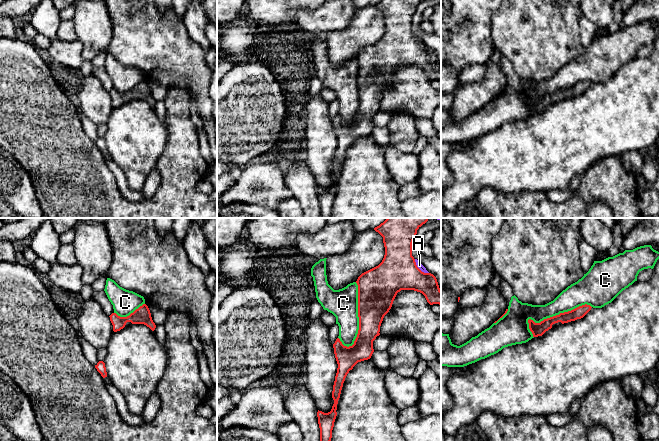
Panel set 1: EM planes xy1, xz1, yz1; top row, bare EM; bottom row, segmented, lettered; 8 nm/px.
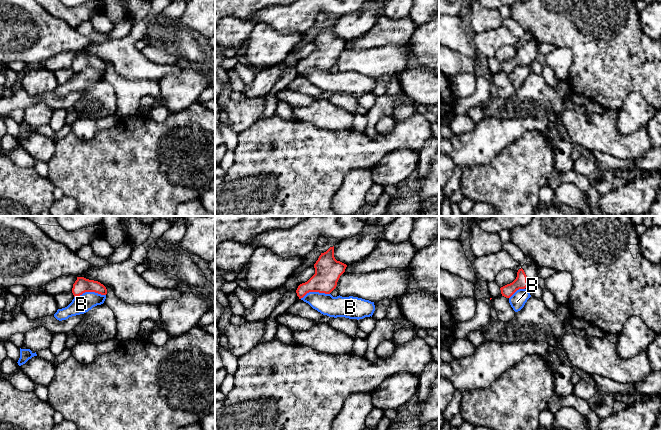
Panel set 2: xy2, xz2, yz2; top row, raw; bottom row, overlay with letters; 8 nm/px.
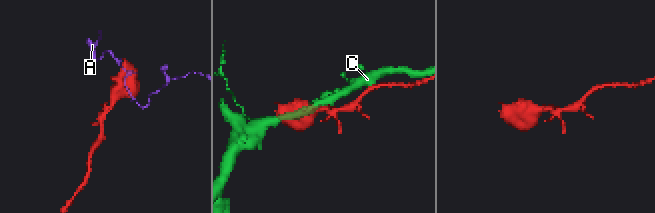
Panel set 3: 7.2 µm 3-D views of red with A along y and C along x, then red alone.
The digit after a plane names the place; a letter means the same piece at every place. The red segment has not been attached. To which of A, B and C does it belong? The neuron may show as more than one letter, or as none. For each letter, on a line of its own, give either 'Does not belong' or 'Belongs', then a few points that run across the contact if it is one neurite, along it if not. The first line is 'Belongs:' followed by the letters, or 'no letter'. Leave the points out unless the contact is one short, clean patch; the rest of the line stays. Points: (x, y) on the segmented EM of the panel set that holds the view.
Belongs: no letter
A: Does not belong
B: Does not belong. Line: xy2 (105, 294), (83, 292), (74, 297)
C: Does not belong

